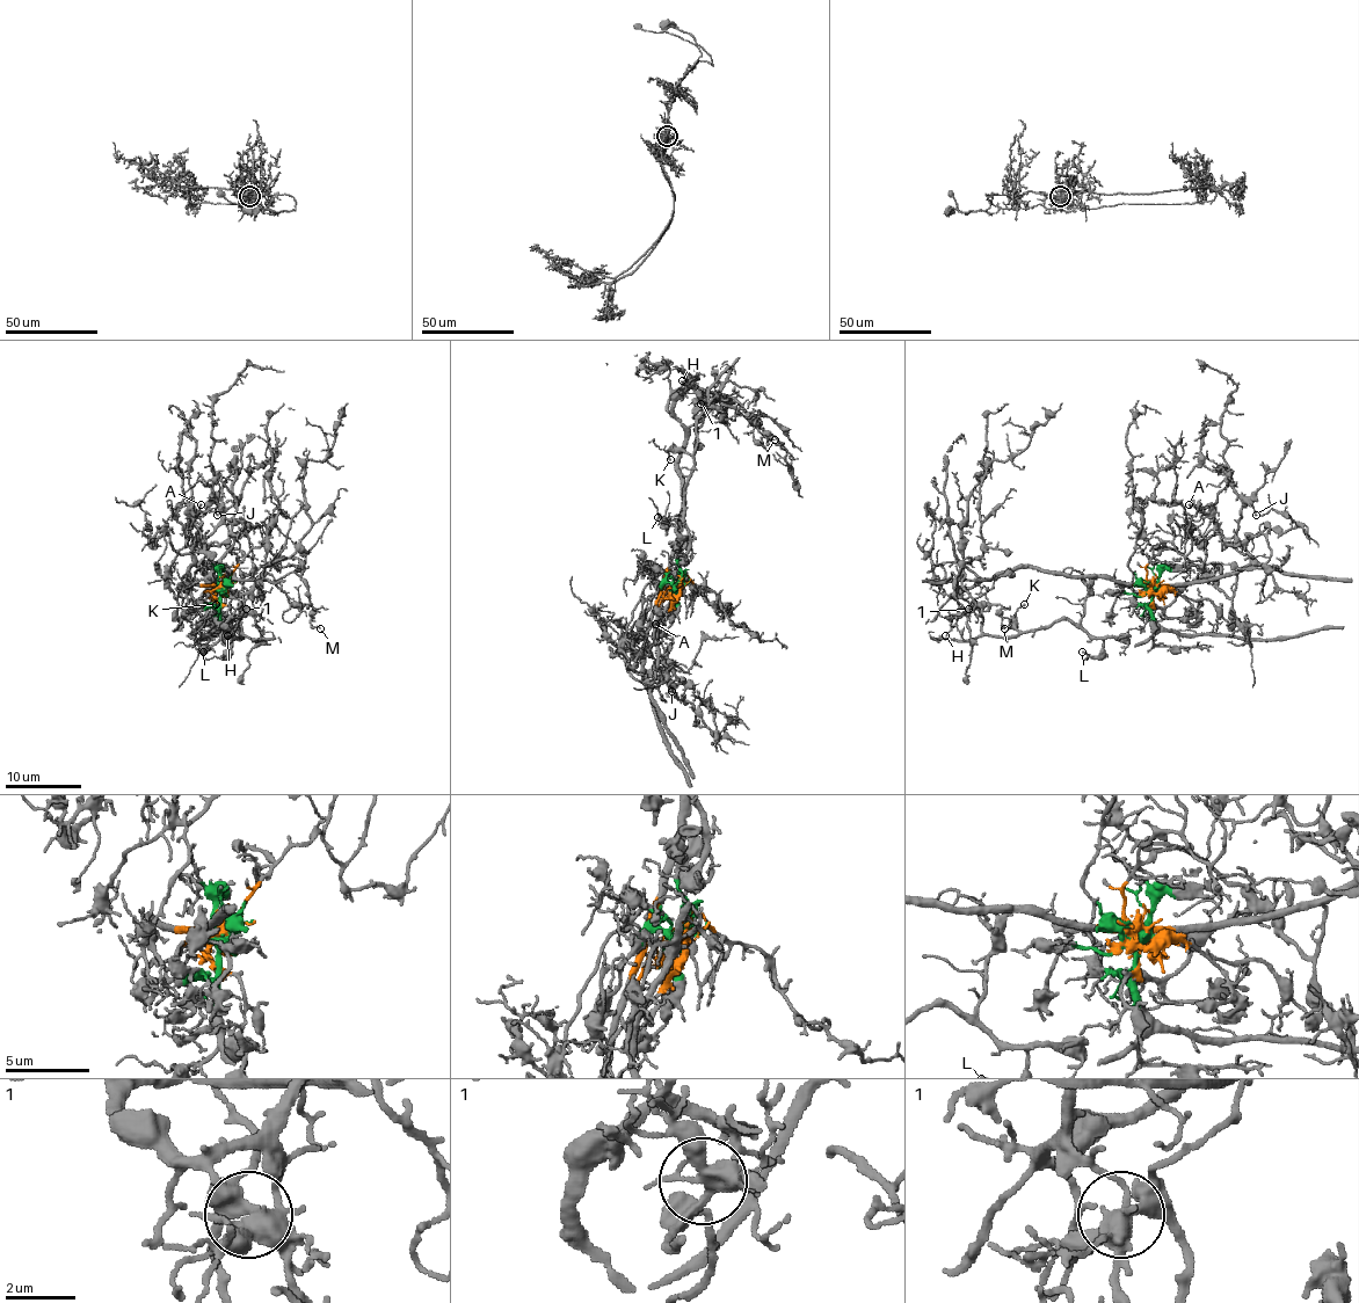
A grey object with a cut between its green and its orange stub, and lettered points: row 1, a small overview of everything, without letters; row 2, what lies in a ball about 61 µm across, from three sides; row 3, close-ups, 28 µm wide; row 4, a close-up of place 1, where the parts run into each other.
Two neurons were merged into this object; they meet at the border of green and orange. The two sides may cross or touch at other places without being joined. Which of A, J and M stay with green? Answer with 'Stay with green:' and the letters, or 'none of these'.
Stay with green: none of these

